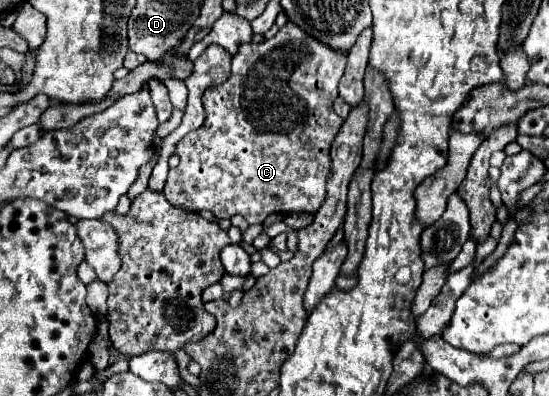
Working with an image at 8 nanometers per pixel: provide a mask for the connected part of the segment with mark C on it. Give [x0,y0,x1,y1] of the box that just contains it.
[163,22,347,224]

